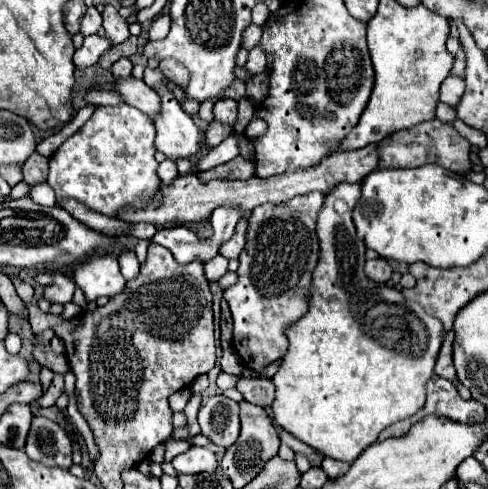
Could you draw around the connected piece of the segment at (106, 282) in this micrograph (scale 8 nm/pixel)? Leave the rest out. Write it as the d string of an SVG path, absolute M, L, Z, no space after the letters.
M99 255L77 265L73 279L83 289L87 303L95 301L97 297L115 297L127 285L115 255Z

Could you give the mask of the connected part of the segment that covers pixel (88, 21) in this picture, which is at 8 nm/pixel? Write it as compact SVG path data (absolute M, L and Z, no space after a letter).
M87 7L83 19L81 19L81 33L83 35L93 35L101 27L101 13L95 7Z

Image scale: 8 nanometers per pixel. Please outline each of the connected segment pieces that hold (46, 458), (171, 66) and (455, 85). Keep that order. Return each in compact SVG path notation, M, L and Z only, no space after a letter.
M33 417L25 453L33 461L47 467L69 469L73 465L73 449L67 433L55 421L45 417Z
M161 61L161 63L159 63L159 71L161 71L167 79L175 81L179 87L185 87L187 81L189 81L189 71L187 71L181 63L177 63L177 61Z
M447 77L443 83L441 83L441 101L455 107L459 101L461 101L461 95L463 95L463 79L461 77Z

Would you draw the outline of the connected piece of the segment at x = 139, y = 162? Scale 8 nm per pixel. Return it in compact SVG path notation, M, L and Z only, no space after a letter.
M131 105L97 107L91 119L51 155L47 183L53 187L57 203L77 199L107 217L117 217L125 207L143 209L161 185L153 143L155 127L139 109Z

